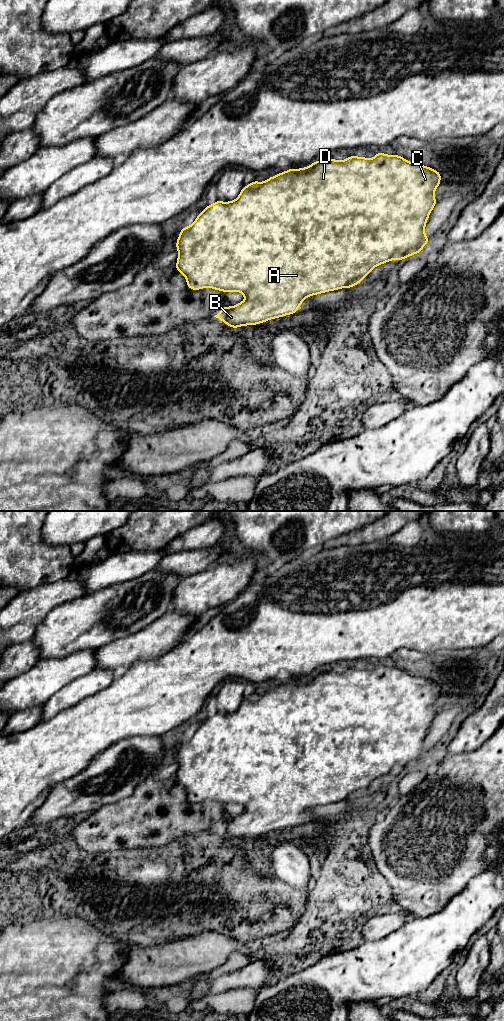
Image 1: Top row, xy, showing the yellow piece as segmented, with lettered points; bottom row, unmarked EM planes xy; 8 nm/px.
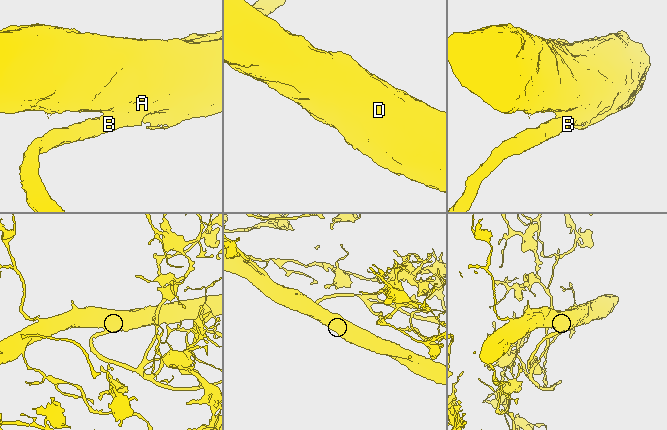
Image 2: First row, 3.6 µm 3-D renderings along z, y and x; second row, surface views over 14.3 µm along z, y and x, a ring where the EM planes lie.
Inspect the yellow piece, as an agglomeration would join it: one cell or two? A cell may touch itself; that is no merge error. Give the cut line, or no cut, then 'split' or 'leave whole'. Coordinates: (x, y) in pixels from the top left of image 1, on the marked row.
cut none; leave whole

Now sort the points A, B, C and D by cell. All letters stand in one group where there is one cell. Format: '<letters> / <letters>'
A B C D

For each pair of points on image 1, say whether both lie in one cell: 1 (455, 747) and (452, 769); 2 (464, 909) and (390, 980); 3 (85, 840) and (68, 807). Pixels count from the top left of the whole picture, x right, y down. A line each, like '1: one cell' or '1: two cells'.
1: two cells
2: one cell
3: two cells

